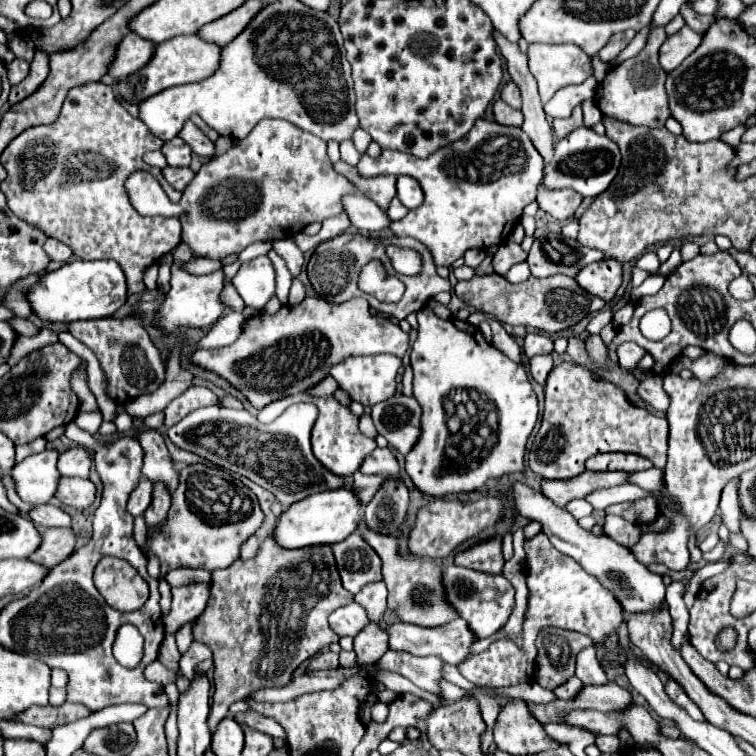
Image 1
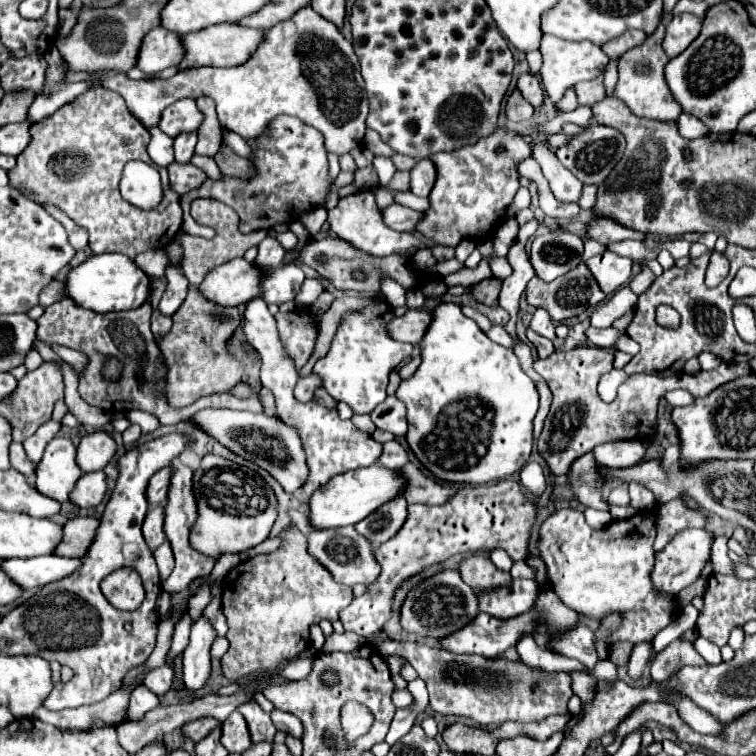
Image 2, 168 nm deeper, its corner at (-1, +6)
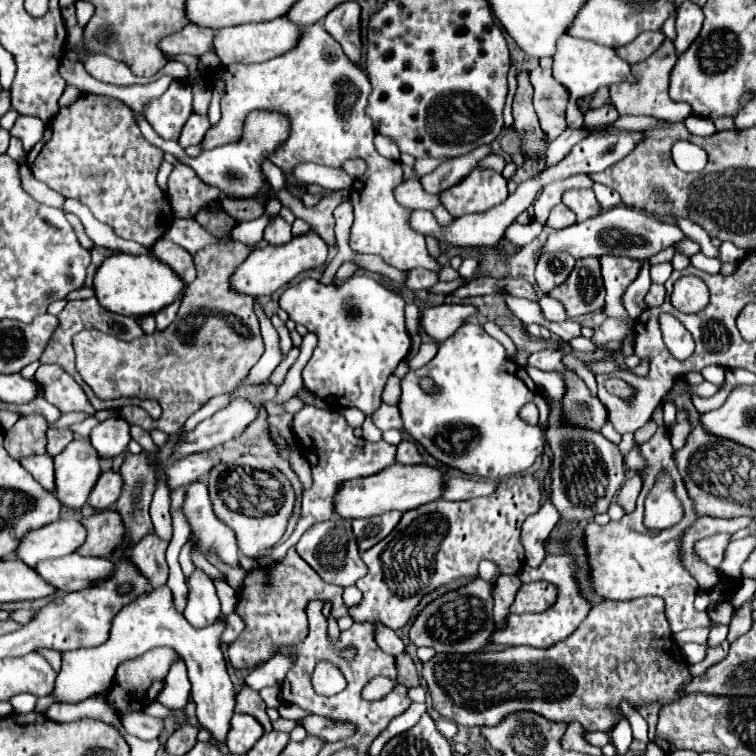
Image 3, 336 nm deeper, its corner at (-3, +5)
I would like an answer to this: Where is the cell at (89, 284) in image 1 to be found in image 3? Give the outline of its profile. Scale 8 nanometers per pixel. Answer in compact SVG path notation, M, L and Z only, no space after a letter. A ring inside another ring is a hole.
M116 253L98 267L94 275L94 289L96 299L104 309L130 317L144 317L156 315L158 311L174 303L184 293L186 283L178 277L176 271L172 271L166 263L162 263L154 255Z

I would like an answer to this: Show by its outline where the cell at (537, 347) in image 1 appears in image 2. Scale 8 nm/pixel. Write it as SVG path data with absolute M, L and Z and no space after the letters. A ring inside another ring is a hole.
M538 308L538 310L534 312L532 322L530 322L530 330L534 330L536 334L540 334L540 336L544 336L544 338L550 338L550 340L556 338L556 327L552 324L550 316L548 316L542 308Z

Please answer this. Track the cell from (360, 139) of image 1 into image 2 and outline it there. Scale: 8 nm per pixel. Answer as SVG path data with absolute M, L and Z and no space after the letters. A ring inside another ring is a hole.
M368 130L366 136L364 136L364 146L372 152L372 154L382 154L382 156L392 156L390 152L390 146L386 146L380 136L374 132L374 130Z

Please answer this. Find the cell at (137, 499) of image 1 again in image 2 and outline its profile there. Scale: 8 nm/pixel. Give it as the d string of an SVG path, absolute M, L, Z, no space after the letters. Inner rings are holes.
M162 468L158 470L146 488L146 500L148 504L162 504L166 500L166 492L168 492L168 480L170 480L170 468Z

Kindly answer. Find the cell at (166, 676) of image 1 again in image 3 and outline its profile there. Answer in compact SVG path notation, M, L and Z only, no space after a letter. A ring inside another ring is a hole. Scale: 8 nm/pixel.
M144 711L124 715L122 725L124 725L128 735L134 735L138 739L158 739L164 731L164 719L150 717Z

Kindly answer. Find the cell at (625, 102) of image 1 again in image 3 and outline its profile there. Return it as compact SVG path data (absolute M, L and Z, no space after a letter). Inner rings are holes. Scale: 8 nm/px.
M666 39L652 57L648 57L644 63L632 65L632 73L636 75L638 83L618 83L618 85L610 87L610 97L612 97L616 111L620 115L652 115L652 117L666 119L672 123L678 123L678 121L684 121L686 117L690 117L692 107L688 103L676 103L668 95L670 71L676 65L676 59L678 59L678 55L676 55L674 43L670 39Z

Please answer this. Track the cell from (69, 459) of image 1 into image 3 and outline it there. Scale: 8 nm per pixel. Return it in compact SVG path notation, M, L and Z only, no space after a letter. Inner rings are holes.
M110 417L92 429L90 441L100 451L100 457L116 457L130 443L130 423L122 417Z

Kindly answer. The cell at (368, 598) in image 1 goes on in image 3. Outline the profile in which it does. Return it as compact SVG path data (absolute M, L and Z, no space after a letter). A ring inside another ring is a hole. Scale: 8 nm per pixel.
M355 585L343 589L343 600L348 607L358 604L361 599L362 593Z

